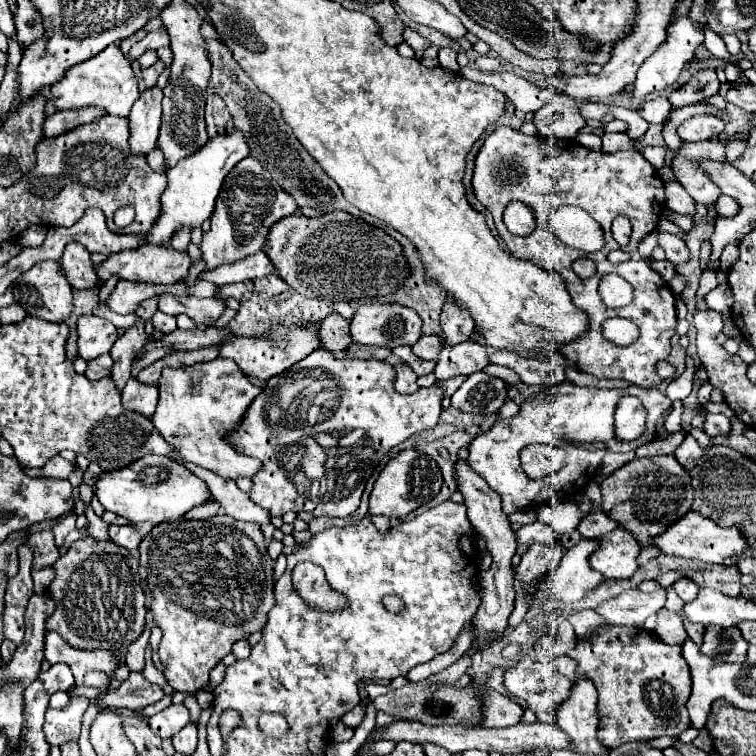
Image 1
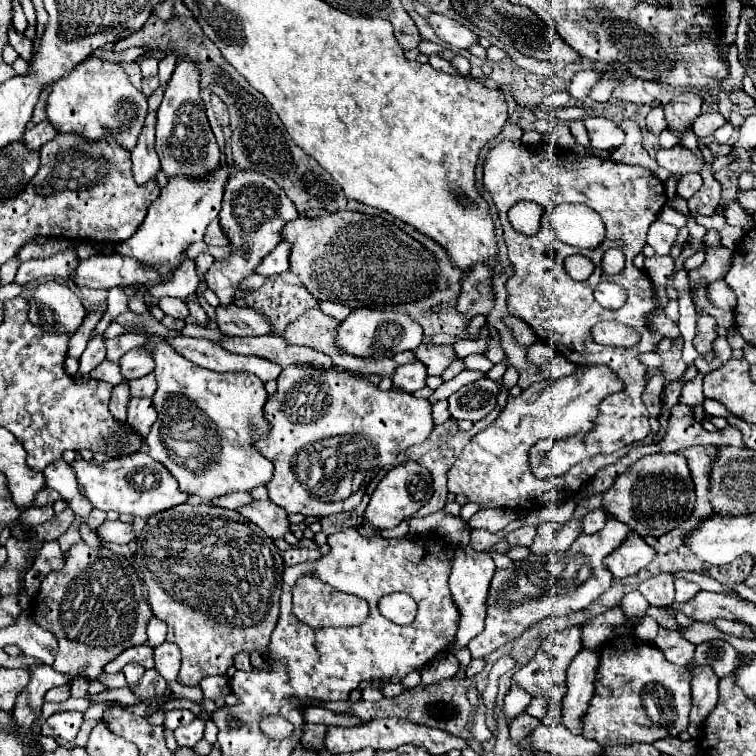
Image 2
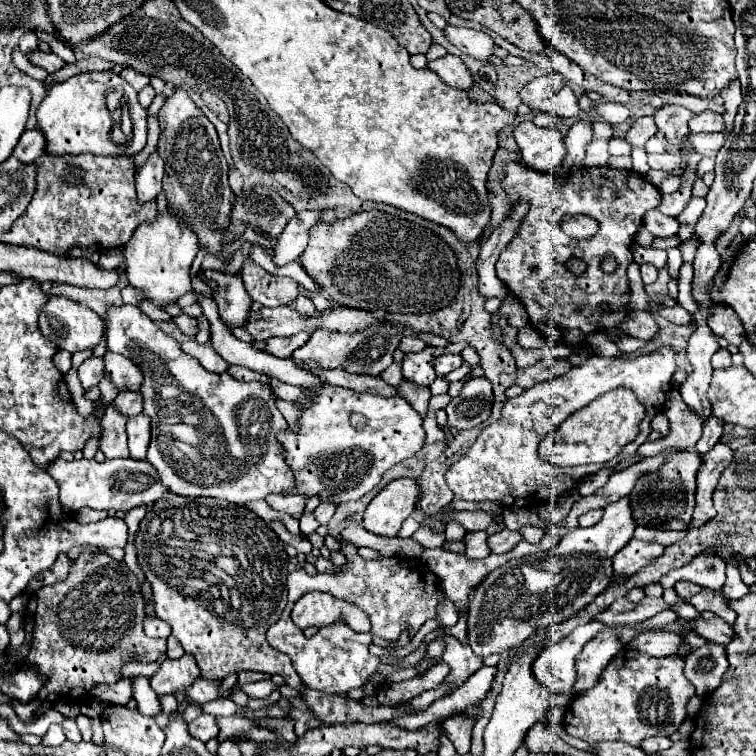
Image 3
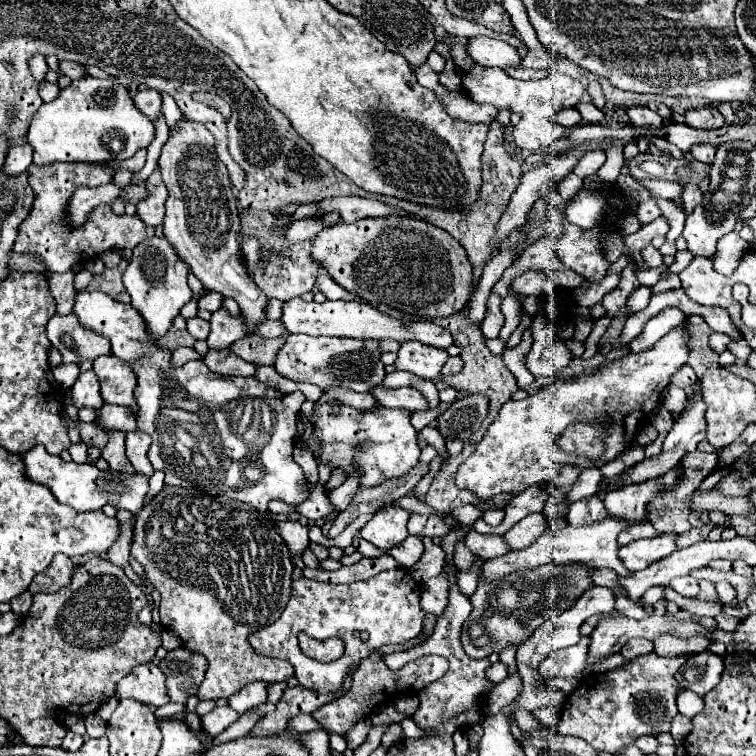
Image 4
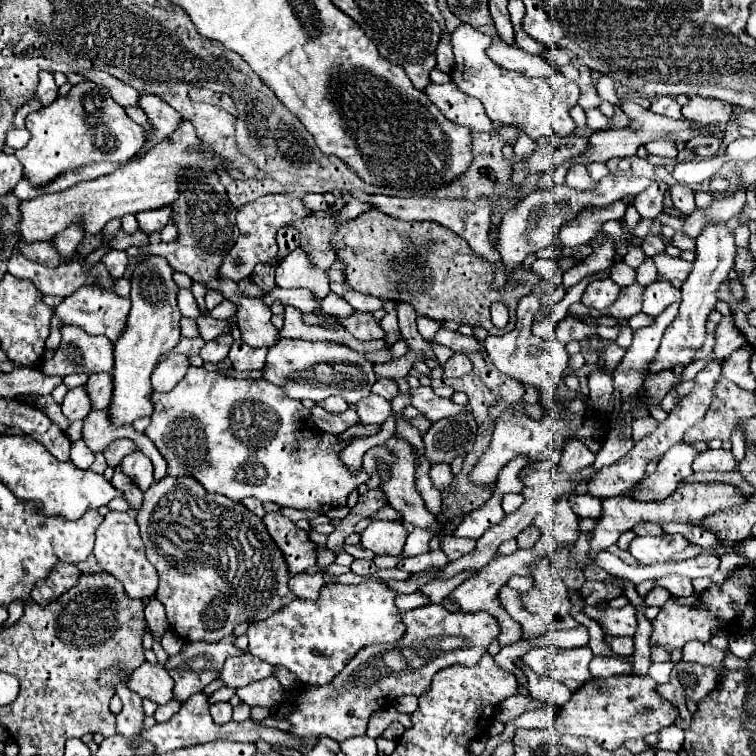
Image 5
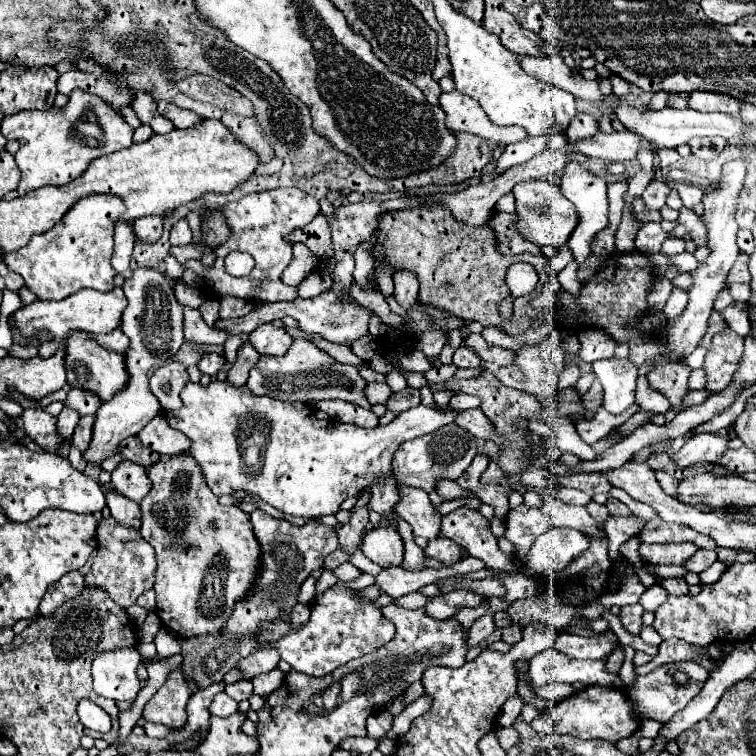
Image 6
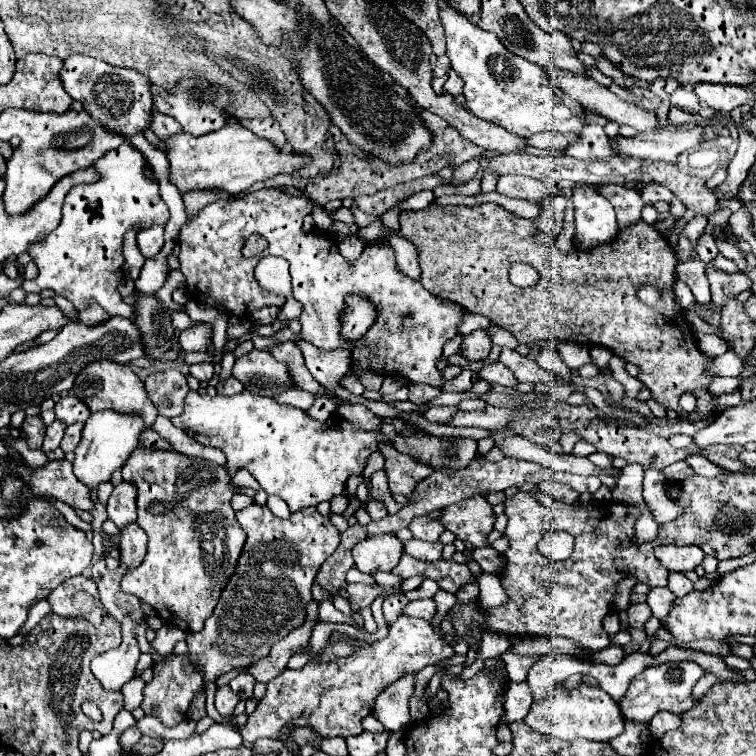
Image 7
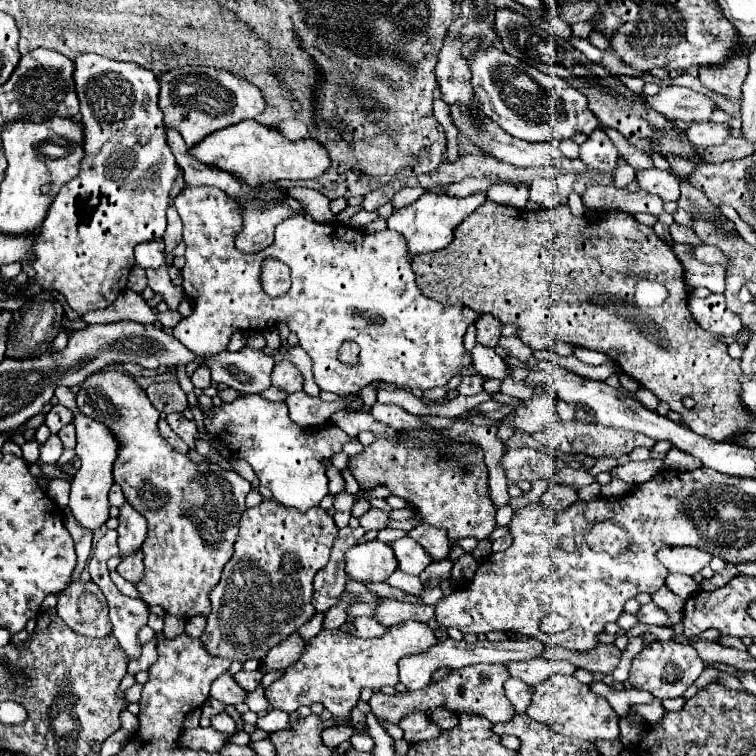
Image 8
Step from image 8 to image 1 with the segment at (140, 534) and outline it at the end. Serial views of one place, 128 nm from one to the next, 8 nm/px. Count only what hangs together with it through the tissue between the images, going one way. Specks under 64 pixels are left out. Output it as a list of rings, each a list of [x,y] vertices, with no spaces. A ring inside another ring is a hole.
[[[130,378],[122,392],[122,404],[126,410],[134,410],[146,418],[152,418],[158,404],[158,388]]]

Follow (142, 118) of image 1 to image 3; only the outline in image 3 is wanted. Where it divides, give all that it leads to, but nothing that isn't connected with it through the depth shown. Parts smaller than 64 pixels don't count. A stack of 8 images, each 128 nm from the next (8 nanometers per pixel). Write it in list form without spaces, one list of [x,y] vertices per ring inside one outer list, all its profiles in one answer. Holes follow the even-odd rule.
[[[156,152],[136,172],[136,192],[138,192],[140,204],[146,204],[158,198],[158,194],[162,192],[162,174],[164,174],[164,160]]]

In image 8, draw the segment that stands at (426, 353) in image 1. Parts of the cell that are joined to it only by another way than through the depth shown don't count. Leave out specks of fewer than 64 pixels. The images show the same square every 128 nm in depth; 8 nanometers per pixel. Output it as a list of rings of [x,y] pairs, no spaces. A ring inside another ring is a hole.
[[[482,314],[476,320],[476,330],[478,330],[476,340],[480,344],[484,344],[484,346],[496,346],[498,344],[498,338],[500,338],[502,322],[496,316],[492,316],[492,314]]]

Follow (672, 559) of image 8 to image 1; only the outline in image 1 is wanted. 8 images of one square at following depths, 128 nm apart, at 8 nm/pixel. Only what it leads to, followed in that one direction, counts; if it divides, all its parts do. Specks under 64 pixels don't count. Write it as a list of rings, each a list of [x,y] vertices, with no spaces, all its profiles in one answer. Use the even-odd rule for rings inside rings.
[[[616,528],[600,540],[600,550],[590,556],[592,568],[602,572],[606,578],[630,578],[638,570],[636,558],[640,554],[640,542],[624,528]]]

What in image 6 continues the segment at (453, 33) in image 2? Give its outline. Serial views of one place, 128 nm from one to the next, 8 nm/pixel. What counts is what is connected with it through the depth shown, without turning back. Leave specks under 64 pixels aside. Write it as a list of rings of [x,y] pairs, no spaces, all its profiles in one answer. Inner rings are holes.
[[[560,54],[554,56],[542,56],[542,58],[532,58],[532,56],[520,56],[520,64],[524,72],[530,76],[558,86],[566,92],[570,92],[574,98],[582,98],[594,104],[600,104],[600,88],[598,80],[586,80],[580,72],[570,70]]]

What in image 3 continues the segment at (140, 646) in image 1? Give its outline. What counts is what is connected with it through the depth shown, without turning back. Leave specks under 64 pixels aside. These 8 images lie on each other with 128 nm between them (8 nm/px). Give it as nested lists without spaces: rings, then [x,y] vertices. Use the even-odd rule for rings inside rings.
[[[136,676],[134,680],[134,698],[138,702],[138,710],[144,714],[150,714],[152,718],[162,714],[162,704],[158,700],[158,694],[150,688],[148,678],[144,676]]]

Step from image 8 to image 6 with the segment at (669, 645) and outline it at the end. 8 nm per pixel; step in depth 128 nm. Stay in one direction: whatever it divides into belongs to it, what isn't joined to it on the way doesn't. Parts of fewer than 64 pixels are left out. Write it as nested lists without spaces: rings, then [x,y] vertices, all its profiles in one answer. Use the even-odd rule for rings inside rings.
[[[696,662],[662,664],[644,676],[636,676],[636,682],[632,686],[626,686],[626,694],[642,718],[668,722],[676,712],[680,712],[700,692],[706,678],[708,678],[708,670],[704,670]]]

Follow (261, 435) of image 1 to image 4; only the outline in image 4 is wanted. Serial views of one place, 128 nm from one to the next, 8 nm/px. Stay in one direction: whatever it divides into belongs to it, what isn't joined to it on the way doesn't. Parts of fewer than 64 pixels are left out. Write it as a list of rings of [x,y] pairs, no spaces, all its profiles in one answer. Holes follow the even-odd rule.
[[[322,404],[316,408],[316,414],[318,422],[314,424],[314,434],[322,442],[322,460],[332,468],[344,468],[346,474],[352,474],[354,468],[360,466],[360,486],[378,486],[390,478],[406,476],[418,462],[420,446],[416,440],[416,428],[410,424],[410,412],[384,406],[374,412],[358,412],[350,406],[334,410],[330,404]]]

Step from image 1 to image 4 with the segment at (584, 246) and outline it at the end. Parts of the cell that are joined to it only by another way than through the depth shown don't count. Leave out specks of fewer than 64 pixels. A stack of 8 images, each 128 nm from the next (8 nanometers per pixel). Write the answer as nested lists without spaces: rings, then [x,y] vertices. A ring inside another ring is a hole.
[[[582,188],[570,204],[566,204],[566,220],[580,226],[582,230],[590,230],[600,222],[604,208],[604,198],[596,190]]]

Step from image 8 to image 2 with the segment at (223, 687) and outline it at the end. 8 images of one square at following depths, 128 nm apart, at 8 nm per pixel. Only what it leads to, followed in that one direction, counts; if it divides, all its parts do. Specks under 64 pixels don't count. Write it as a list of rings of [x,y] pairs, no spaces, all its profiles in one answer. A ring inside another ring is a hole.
[[[196,718],[192,724],[174,730],[178,746],[196,746],[204,738],[204,720]]]

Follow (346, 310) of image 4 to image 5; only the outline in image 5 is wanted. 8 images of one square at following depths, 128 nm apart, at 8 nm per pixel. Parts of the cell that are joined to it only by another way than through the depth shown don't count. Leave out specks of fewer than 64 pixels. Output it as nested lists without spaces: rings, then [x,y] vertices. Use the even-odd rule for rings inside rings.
[[[356,312],[350,318],[340,318],[340,322],[360,342],[380,340],[384,336],[380,324],[372,318],[370,312]],[[444,328],[438,330],[438,334],[434,336],[434,342],[444,344],[444,346],[452,348],[454,352],[462,352],[462,354],[484,350],[484,344],[480,340],[476,340],[474,336],[464,336],[460,332],[450,332],[450,330],[444,330]]]

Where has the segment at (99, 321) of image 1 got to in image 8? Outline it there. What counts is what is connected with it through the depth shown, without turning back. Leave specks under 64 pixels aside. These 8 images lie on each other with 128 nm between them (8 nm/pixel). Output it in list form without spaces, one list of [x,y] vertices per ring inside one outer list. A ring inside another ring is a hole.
[[[52,434],[44,444],[40,444],[40,462],[42,464],[56,464],[58,458],[62,456],[64,446],[60,444],[58,436]]]

